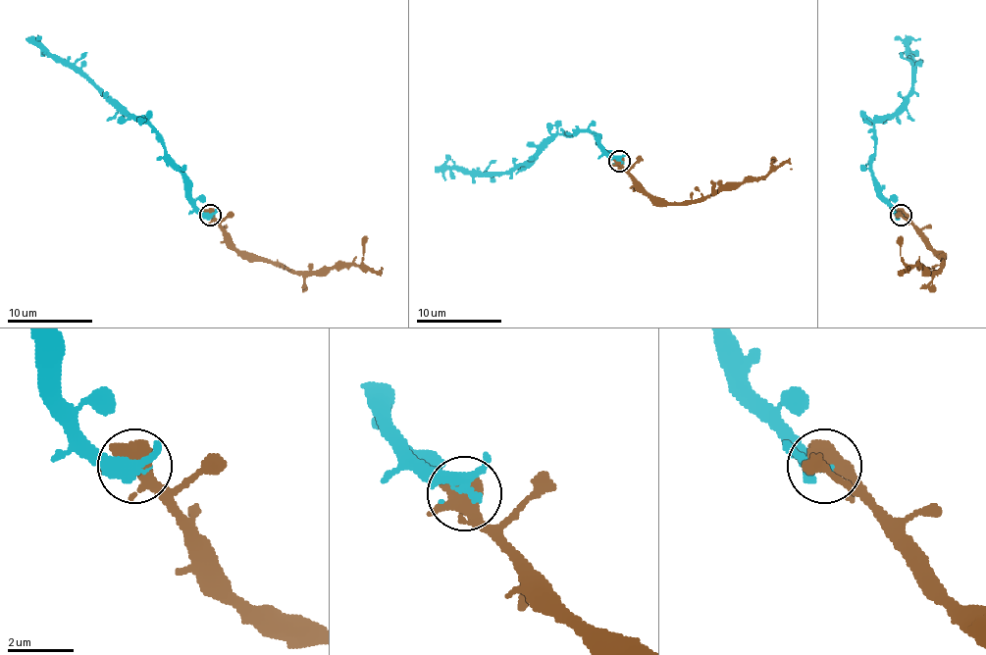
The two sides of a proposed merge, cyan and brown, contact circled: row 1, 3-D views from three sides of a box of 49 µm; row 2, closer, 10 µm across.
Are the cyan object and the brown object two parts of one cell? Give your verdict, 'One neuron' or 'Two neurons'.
One neuron

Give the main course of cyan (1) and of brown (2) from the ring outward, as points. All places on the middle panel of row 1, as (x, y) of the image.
1: (618, 161), (603, 150), (599, 139), (589, 130), (576, 135), (557, 135), (508, 172), (446, 169), (446, 179)
2: (618, 161), (650, 194), (669, 203), (698, 201), (738, 188), (744, 181), (761, 179), (772, 161), (776, 161)

